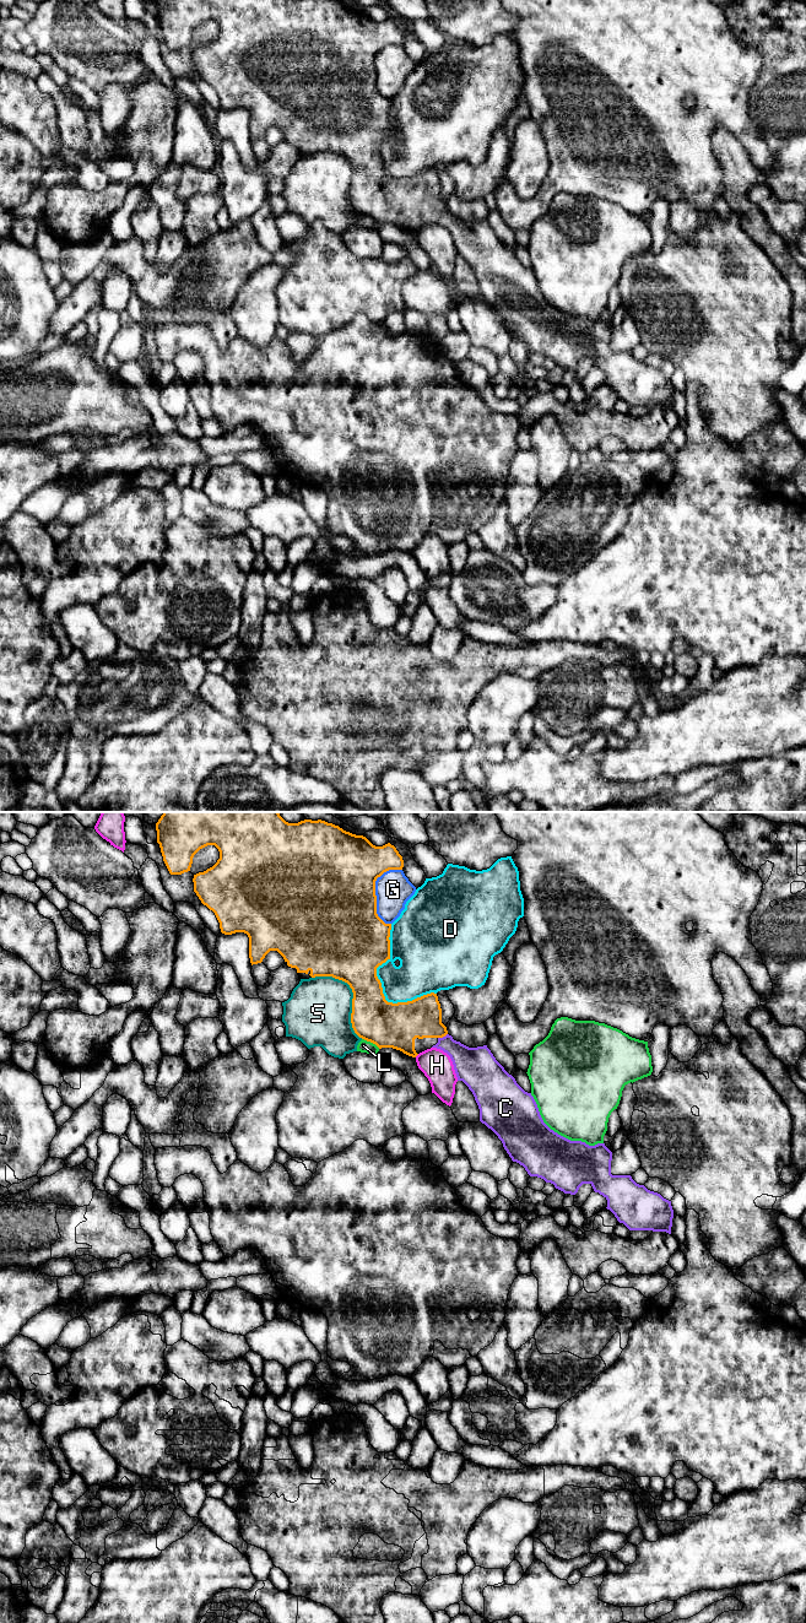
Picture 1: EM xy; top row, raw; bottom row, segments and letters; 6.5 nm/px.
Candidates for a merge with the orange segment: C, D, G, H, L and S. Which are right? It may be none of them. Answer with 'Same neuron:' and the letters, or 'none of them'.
Same neuron: C

